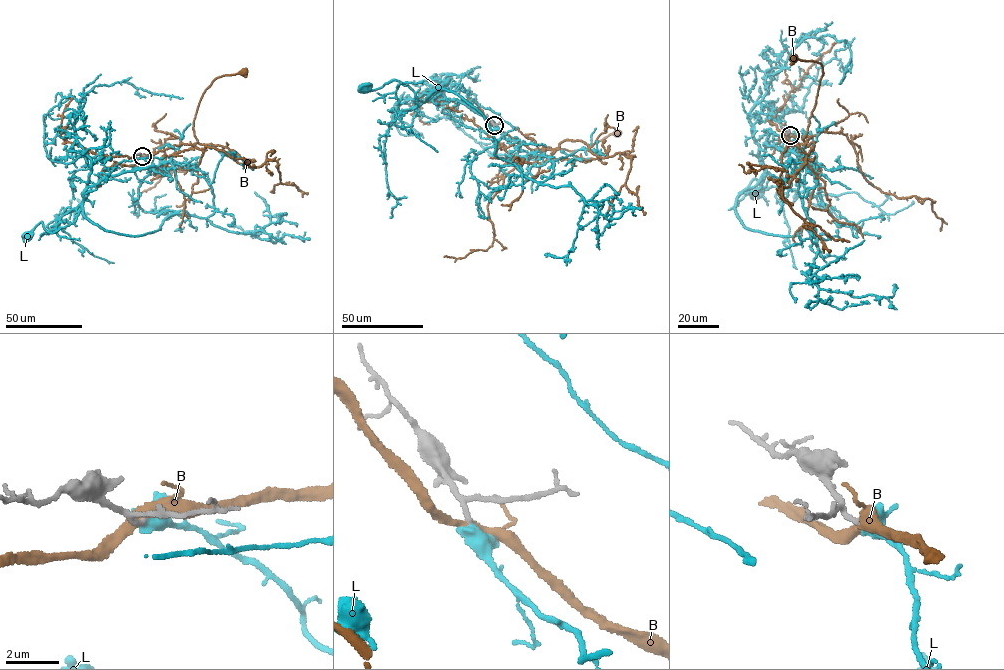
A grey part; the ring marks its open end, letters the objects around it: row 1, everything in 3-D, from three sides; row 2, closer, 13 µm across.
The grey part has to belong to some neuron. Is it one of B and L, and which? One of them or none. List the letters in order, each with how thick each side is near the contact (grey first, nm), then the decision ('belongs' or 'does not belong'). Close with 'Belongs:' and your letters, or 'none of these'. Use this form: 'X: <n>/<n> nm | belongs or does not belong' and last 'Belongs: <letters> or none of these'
B: 160/340 nm | does not belong
L: 150/460 nm | belongs
Belongs: L

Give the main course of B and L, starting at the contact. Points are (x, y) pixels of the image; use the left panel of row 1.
B: (142, 156), (180, 143), (194, 145), (197, 140), (194, 118), (205, 90), (218, 77), (244, 72)
L: (142, 156), (153, 165), (106, 176), (84, 191), (72, 223), (53, 233), (41, 222), (27, 235)

